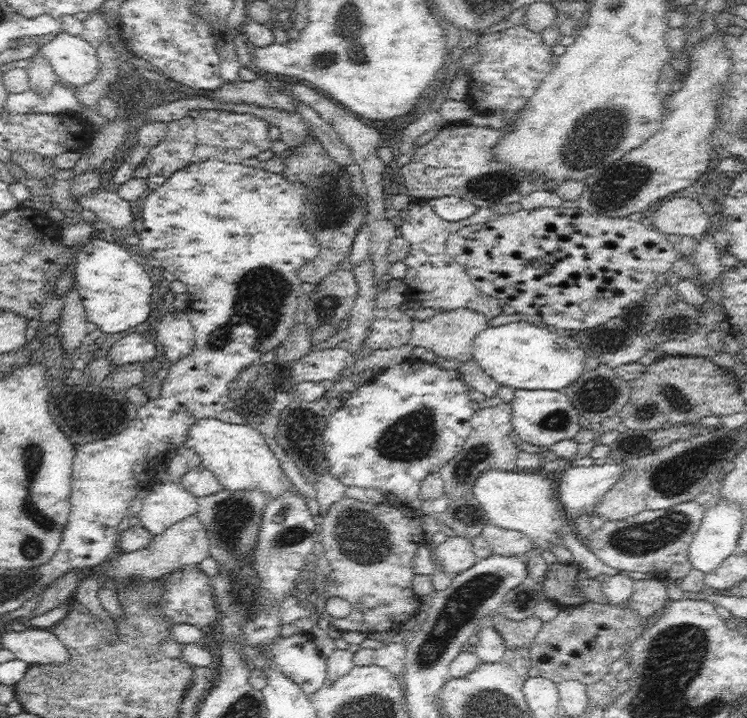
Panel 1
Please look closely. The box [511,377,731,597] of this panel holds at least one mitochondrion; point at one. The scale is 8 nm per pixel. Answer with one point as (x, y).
(636, 539)

